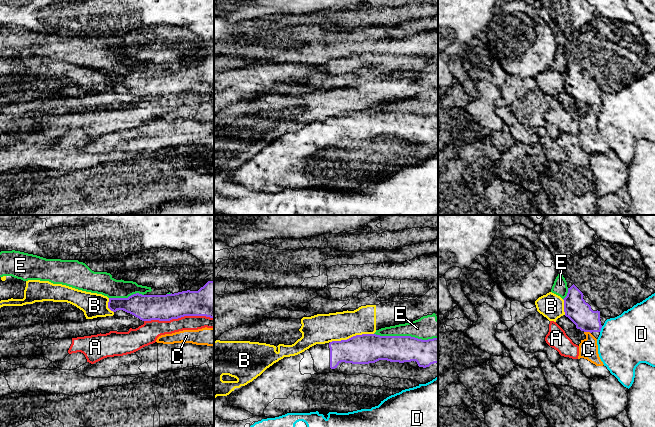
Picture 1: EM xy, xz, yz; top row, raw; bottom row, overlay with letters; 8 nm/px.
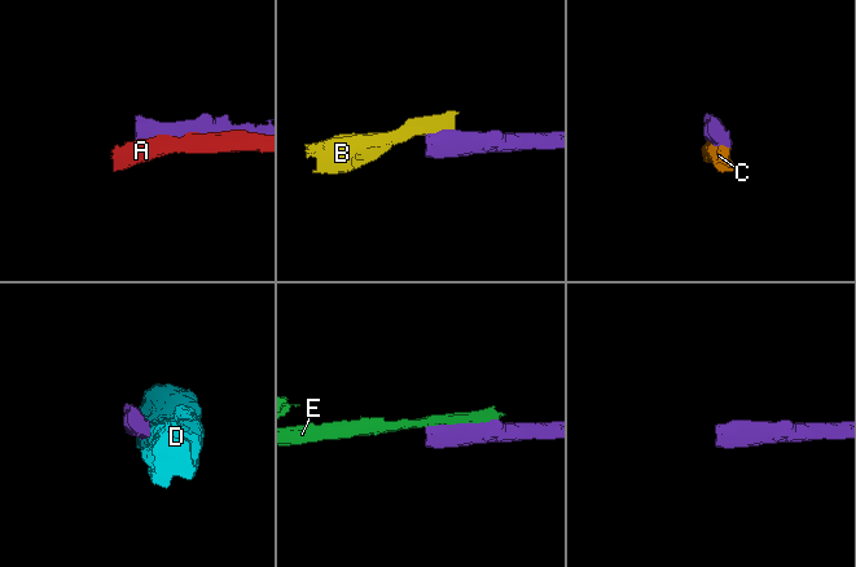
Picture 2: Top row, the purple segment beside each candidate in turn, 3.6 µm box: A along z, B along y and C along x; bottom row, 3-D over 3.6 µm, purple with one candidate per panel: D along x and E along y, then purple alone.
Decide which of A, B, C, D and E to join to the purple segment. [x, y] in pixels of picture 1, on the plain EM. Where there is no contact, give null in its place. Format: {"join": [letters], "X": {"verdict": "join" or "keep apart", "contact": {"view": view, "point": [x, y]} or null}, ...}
{"join": [], "A": {"verdict": "keep apart", "contact": {"view": "xy", "point": [178, 93]}}, "B": {"verdict": "keep apart", "contact": {"view": "xz", "point": [351, 113]}}, "C": {"verdict": "keep apart", "contact": {"view": "yz", "point": [587, 107]}}, "D": {"verdict": "keep apart", "contact": {"view": "yz", "point": [600, 105]}}, "E": {"verdict": "keep apart", "contact": {"view": "xz", "point": [406, 112]}}}

